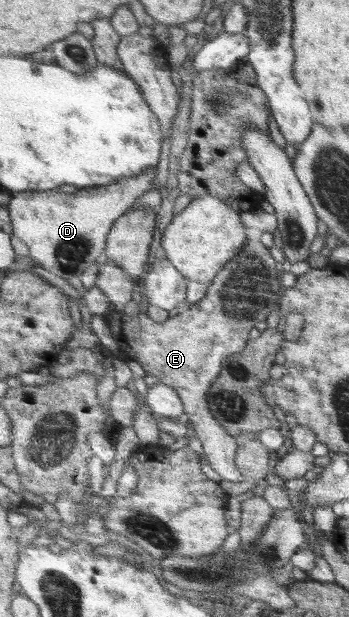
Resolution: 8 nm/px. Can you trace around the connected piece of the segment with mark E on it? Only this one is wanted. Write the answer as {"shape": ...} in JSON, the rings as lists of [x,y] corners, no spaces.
{"shape":[[[247,240],[243,250],[211,280],[205,298],[186,306],[167,323],[156,322],[145,309],[136,318],[125,314],[120,306],[104,315],[120,350],[137,360],[147,374],[157,376],[182,396],[185,419],[192,422],[211,468],[224,480],[241,482],[244,478],[234,461],[238,450],[235,437],[227,433],[211,413],[208,394],[215,379],[224,372],[225,361],[241,352],[248,343],[249,330],[253,330],[257,322],[265,321],[271,312],[279,310],[283,287],[269,250],[261,241]]]}

